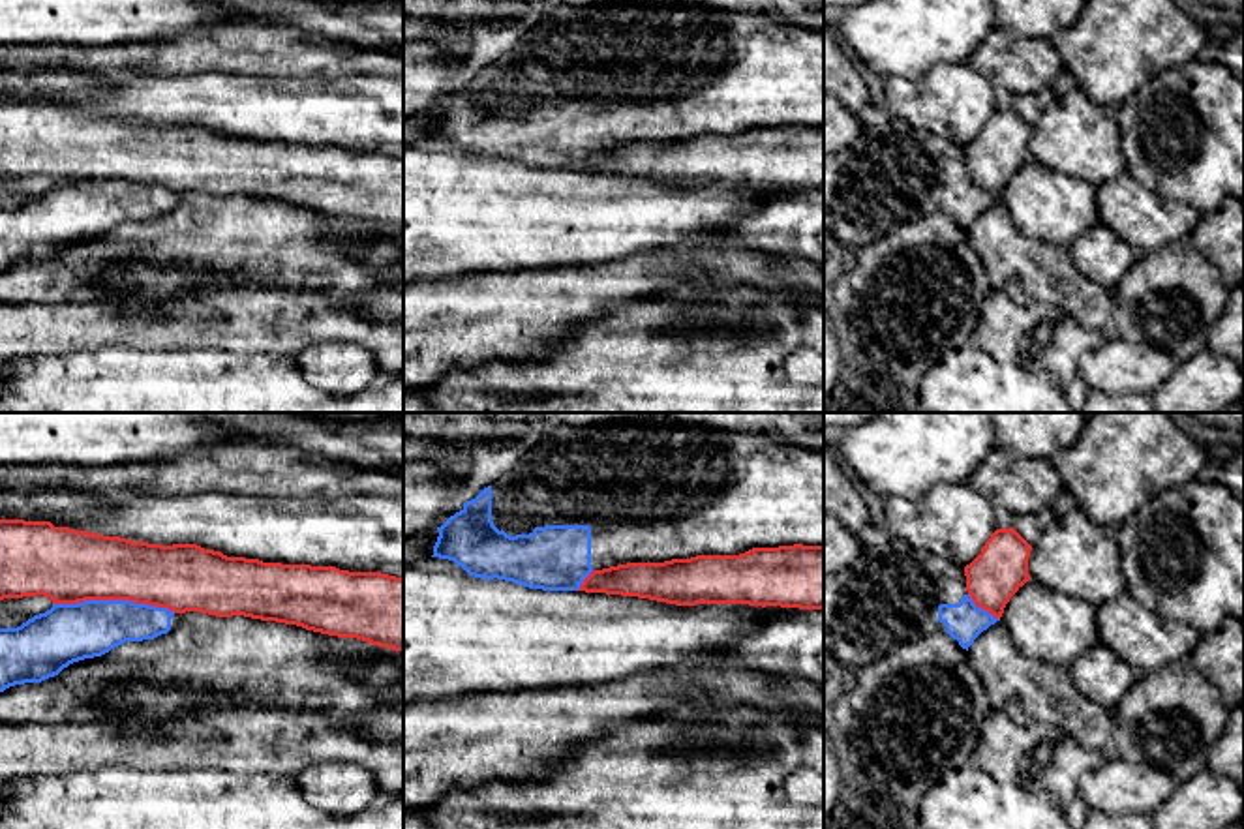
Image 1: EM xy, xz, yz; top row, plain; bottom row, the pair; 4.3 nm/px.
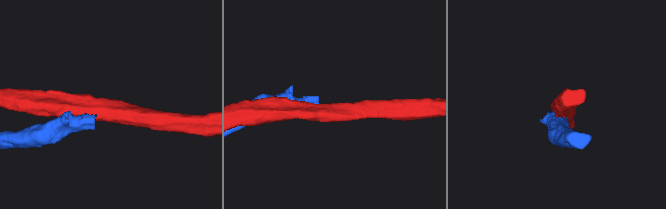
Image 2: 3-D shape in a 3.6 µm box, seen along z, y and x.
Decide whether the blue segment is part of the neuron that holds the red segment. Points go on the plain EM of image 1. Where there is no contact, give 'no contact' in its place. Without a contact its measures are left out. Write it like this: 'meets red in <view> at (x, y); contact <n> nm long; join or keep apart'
meets red in xy at (115, 179); contact 550 nm long; keep apart

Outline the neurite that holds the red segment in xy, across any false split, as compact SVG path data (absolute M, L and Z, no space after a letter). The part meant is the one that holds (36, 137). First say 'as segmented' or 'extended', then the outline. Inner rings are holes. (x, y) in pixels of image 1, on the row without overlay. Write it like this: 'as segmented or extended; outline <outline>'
as segmented; outline M0 99L0 180L38 174L53 184L129 180L174 193L244 195L403 231L403 159L396 156L263 143L197 124L161 126L54 107L51 101Z

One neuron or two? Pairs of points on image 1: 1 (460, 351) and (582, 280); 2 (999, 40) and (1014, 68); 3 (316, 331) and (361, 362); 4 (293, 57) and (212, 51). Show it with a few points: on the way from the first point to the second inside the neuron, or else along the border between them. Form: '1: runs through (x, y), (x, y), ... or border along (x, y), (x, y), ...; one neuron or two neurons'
1: runs through (490, 321), (494, 317), (526, 316), (552, 304); one neuron
2: runs through (999, 47), (1010, 60); one neuron
3: border along (333, 340), (351, 342); two neurons
4: runs through (273, 51), (233, 51); one neuron

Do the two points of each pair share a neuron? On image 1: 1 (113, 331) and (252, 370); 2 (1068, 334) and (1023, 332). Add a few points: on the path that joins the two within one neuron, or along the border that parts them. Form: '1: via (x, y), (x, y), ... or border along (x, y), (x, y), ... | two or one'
1: border along (218, 347), (136, 349) | two
2: via (1057, 334), (1034, 334) | one

